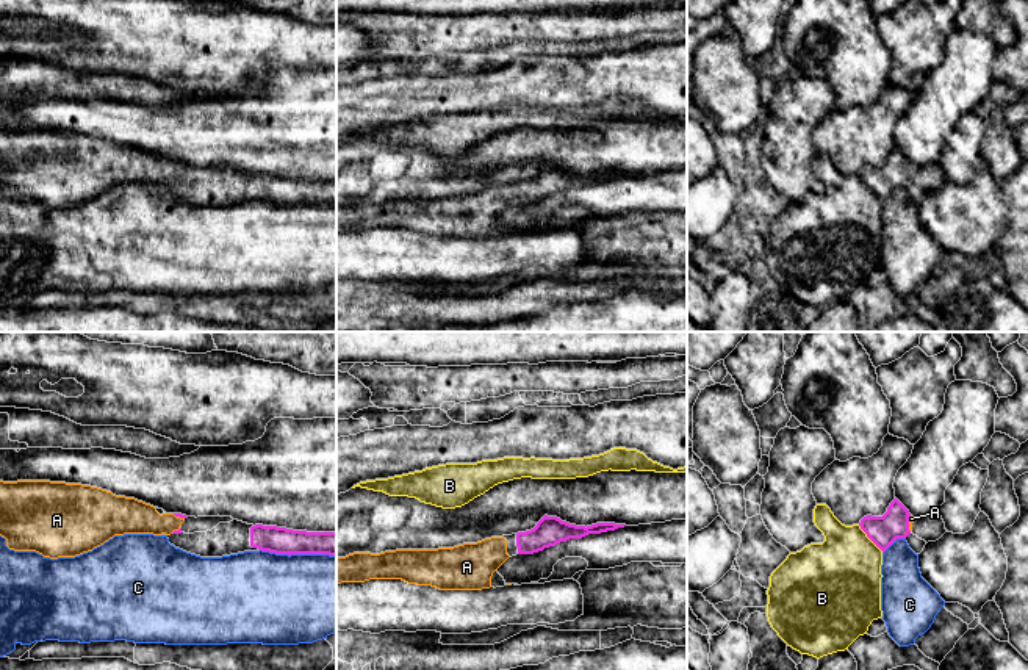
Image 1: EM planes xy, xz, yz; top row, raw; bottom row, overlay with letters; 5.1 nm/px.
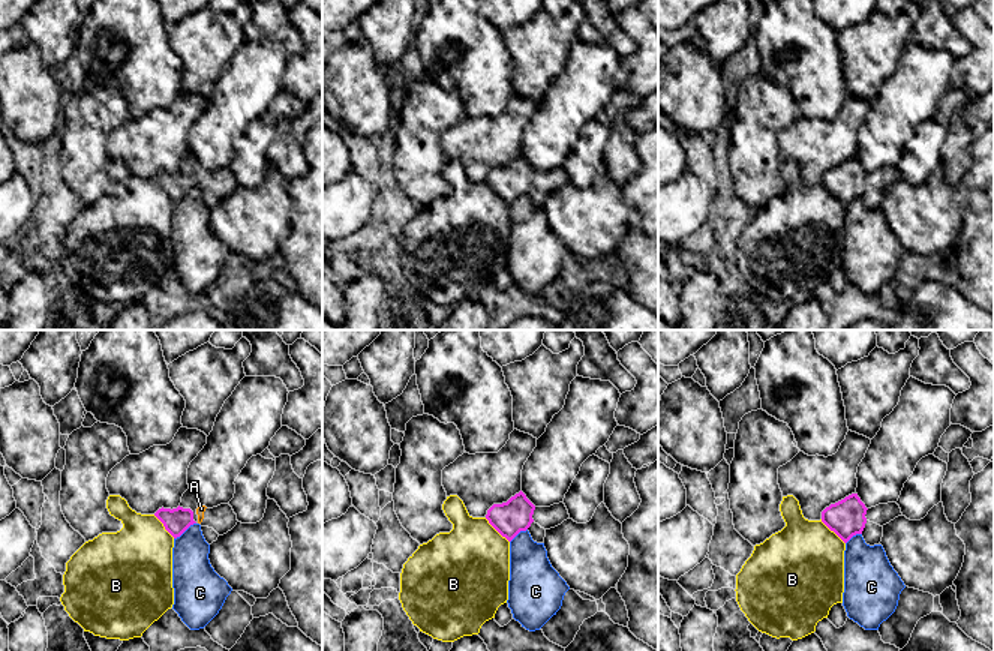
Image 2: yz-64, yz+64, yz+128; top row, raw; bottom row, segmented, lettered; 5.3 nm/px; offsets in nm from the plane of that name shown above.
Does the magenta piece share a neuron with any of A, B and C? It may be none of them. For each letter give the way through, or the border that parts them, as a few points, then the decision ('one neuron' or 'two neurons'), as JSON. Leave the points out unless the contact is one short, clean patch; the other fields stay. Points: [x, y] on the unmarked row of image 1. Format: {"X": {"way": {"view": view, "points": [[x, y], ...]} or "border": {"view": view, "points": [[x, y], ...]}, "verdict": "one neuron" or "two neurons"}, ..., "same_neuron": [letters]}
{"A": {"verdict": "one neuron"}, "B": {"verdict": "two neurons"}, "C": {"verdict": "two neurons"}, "same_neuron": ["A"]}

